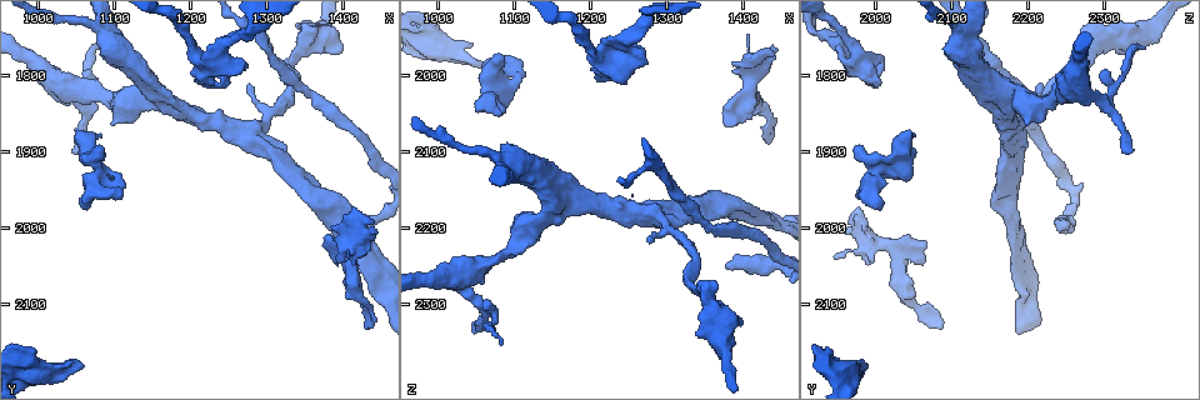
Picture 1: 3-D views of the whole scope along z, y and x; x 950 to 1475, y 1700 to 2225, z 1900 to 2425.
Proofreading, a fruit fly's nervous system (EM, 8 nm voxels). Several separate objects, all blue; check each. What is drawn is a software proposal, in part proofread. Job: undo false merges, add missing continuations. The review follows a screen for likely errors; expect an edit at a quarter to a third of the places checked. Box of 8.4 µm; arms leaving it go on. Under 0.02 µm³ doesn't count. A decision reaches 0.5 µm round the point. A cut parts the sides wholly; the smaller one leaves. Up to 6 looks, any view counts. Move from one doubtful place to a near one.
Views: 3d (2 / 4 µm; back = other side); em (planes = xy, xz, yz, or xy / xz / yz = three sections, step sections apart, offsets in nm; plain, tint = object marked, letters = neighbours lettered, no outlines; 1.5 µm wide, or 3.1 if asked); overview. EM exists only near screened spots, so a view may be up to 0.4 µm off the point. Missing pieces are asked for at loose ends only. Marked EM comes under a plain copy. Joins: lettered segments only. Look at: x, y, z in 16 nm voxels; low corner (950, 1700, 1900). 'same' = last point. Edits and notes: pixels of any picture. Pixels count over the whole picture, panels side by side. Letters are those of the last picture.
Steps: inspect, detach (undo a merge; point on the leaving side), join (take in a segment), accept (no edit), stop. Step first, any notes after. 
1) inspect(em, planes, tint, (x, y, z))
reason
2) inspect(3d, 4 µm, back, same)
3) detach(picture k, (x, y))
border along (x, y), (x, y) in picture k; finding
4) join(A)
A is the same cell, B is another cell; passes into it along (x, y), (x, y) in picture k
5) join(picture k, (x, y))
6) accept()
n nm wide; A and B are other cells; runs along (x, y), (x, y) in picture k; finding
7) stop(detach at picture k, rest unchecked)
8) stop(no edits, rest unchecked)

inspect(em, xz, step 8, tint, (1065, 2180, 1990))
free end

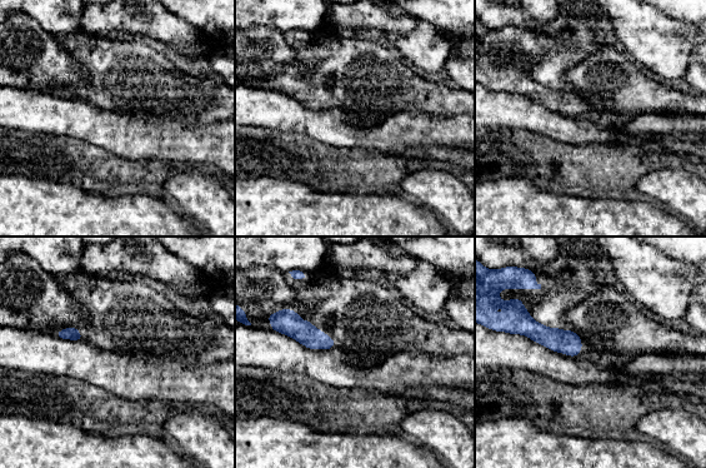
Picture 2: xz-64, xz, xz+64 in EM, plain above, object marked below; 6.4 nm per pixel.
inspect(em, xy, step 8, letters, same)

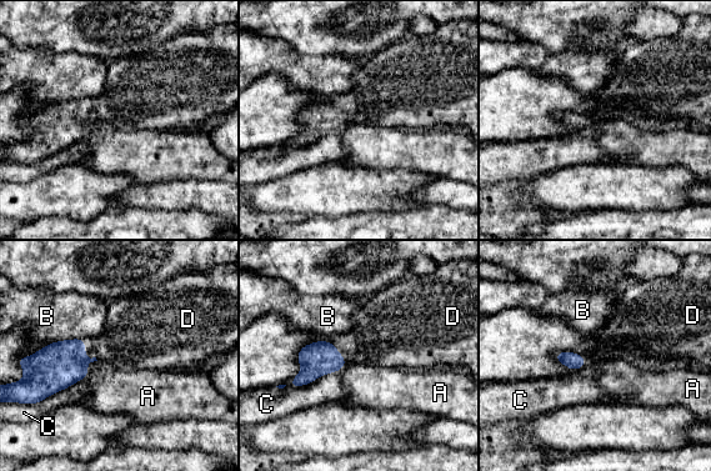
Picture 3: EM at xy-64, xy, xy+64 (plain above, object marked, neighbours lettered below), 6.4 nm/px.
join(D)
D is the same cell, A, B and C are other cells; passes into it along (321, 357), (341, 356), (376, 340) in picture 3; it goes on there

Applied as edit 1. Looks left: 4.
inspect(em, yz, step 4, letters, (1065, 1975, 2005))
an open end

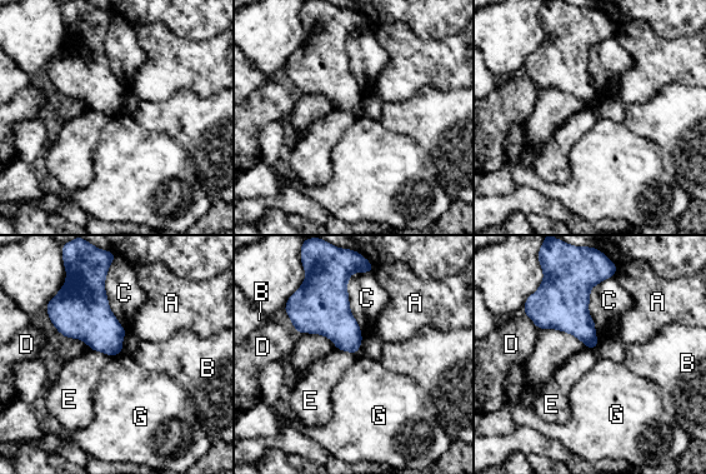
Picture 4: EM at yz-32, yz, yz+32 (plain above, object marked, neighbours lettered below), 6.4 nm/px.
accept()
A, B, C, D, E and G are other cells; border along (90, 349), (104, 352), (110, 357) in picture 4; no lettered segment goes on from it

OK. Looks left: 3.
inspect(3d, 4 µm, (1380, 1990, 2245))
free end

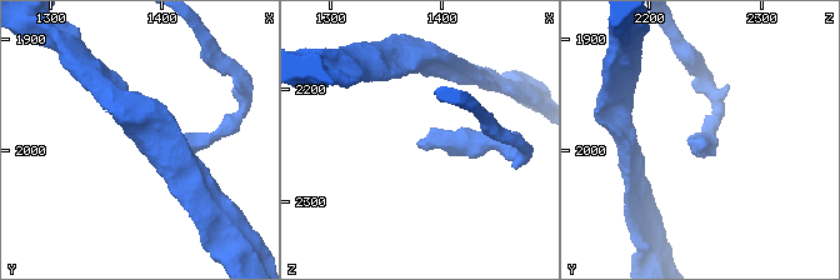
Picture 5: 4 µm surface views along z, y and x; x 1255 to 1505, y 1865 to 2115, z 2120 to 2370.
inspect(em, planes, letters, (1384, 1988, 2250))

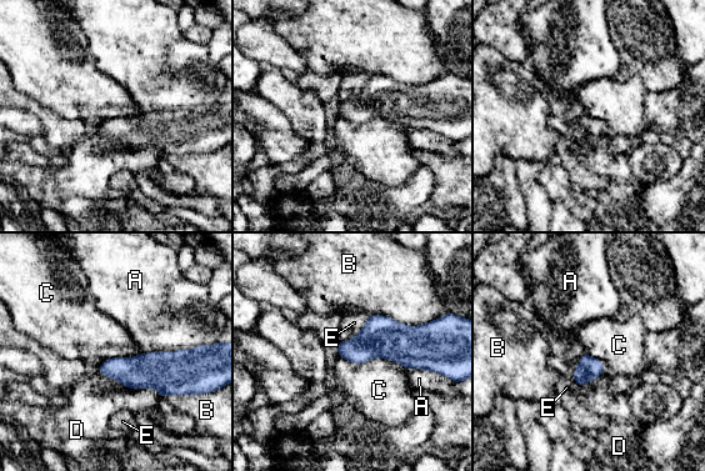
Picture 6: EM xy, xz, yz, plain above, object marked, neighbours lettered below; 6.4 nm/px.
join(D)
D is the same cell, A, B, C and E are other cells; passes into it along (151, 370), (114, 379), (94, 400) in picture 6; the neuron continues

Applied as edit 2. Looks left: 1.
stop(join at picture 3, join at picture 6, rest unchecked)

